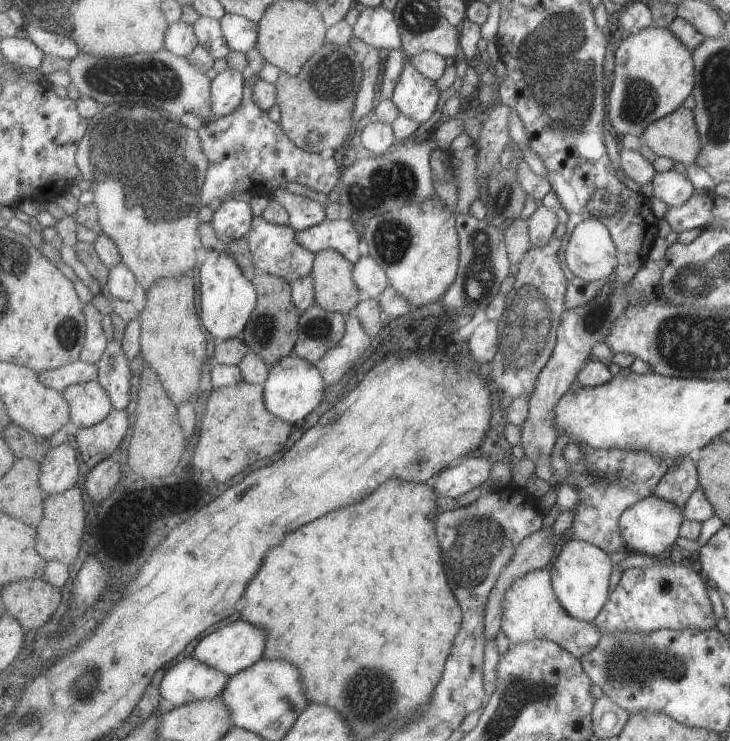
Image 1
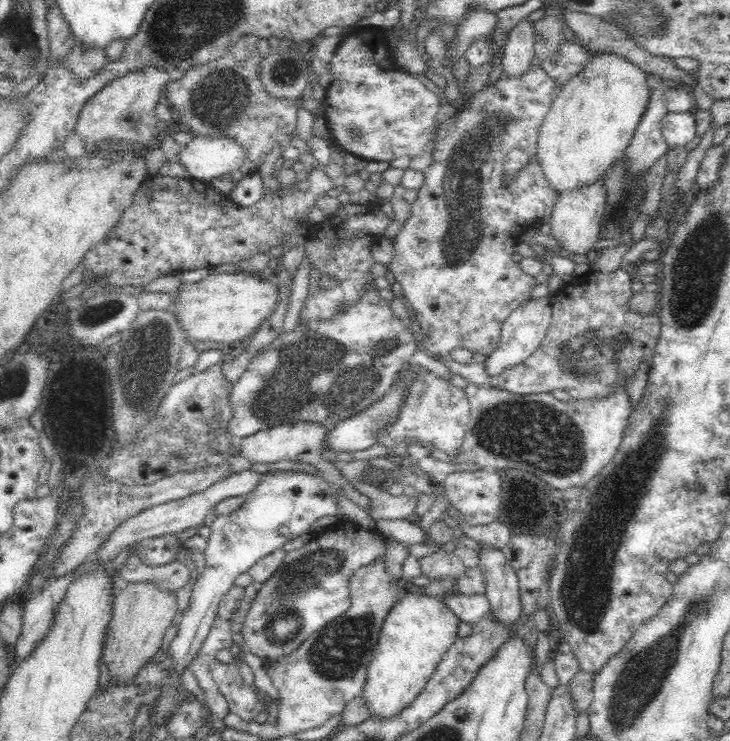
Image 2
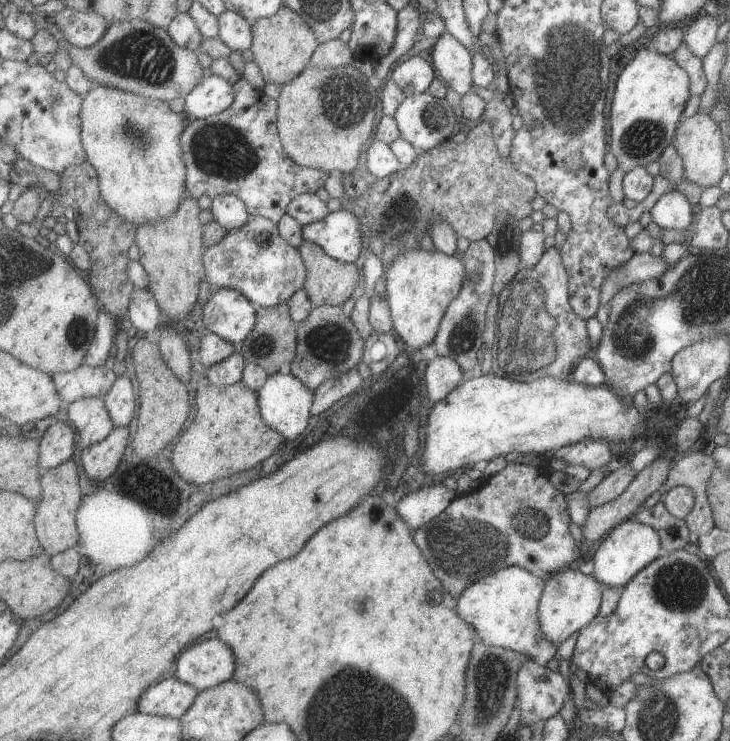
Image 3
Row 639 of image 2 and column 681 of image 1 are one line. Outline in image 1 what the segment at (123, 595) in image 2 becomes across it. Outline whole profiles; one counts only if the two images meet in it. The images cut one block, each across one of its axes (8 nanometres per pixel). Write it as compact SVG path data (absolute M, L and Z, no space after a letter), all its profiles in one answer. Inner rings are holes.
M679 105L667 116L651 122L639 138L657 157L681 162L685 167L696 164L699 135L693 111L689 108Z

